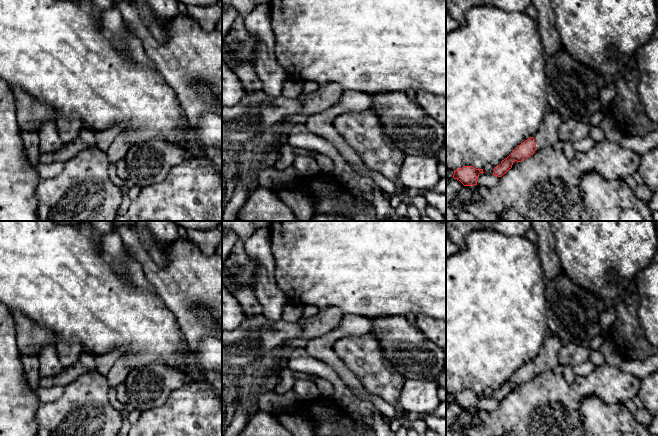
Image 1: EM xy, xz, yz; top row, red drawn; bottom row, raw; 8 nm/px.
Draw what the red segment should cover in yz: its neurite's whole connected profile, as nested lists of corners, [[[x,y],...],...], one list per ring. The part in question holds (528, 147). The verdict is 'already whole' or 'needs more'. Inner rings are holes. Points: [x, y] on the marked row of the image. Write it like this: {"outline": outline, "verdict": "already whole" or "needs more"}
{"outline": [[[549,108],[535,135],[518,145],[512,153],[501,162],[500,165],[494,168],[493,175],[502,177],[509,169],[512,168],[515,161],[521,162],[525,160],[533,155],[539,147],[554,145],[559,141],[558,129],[561,123],[561,115],[552,108]]], "verdict": "needs more"}

